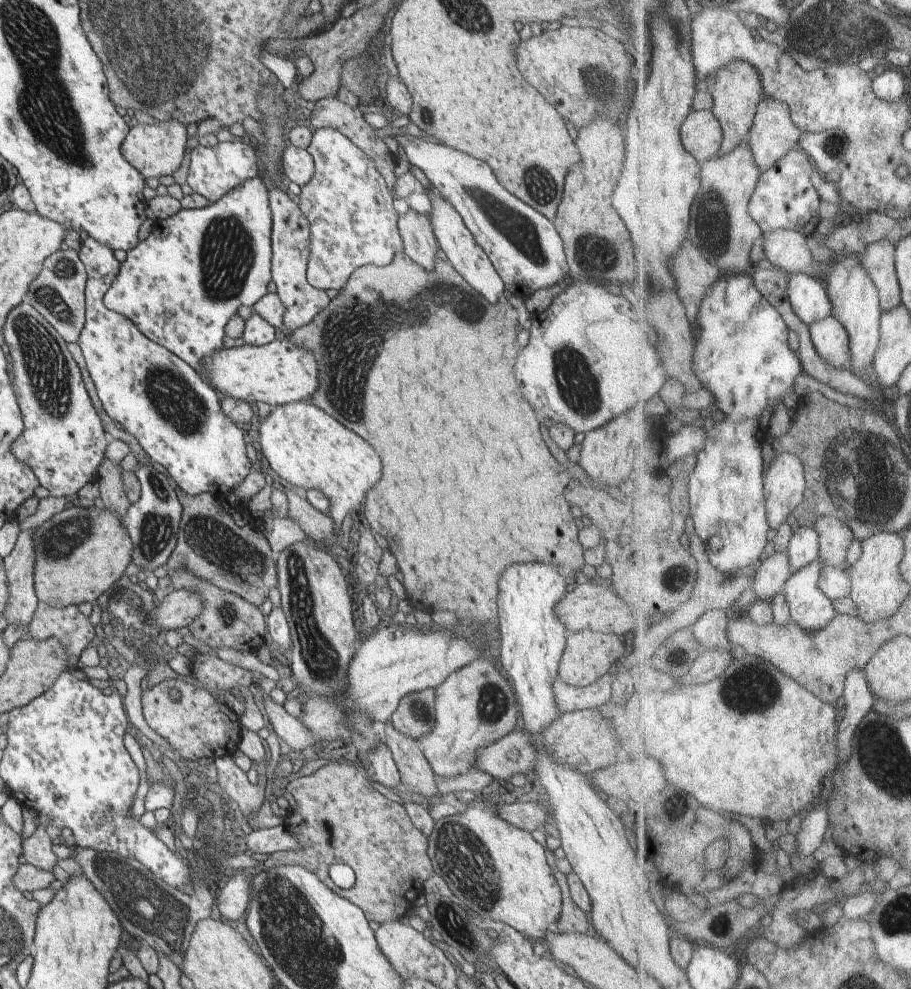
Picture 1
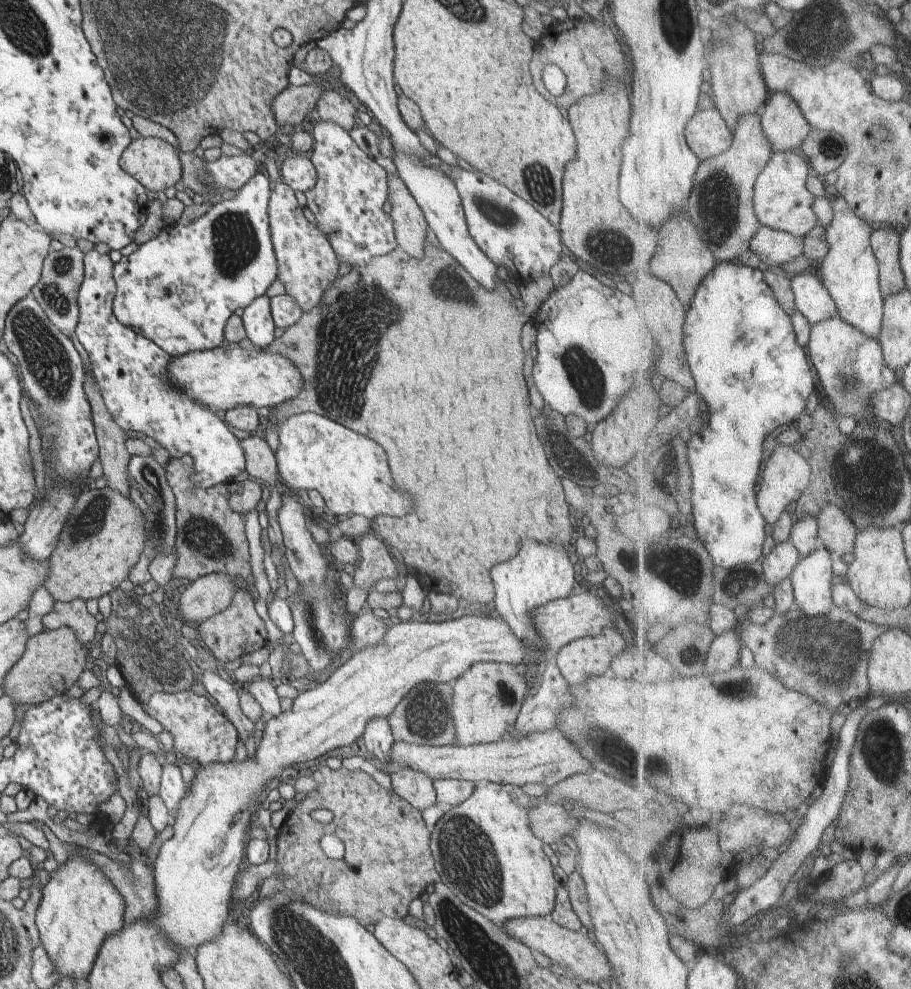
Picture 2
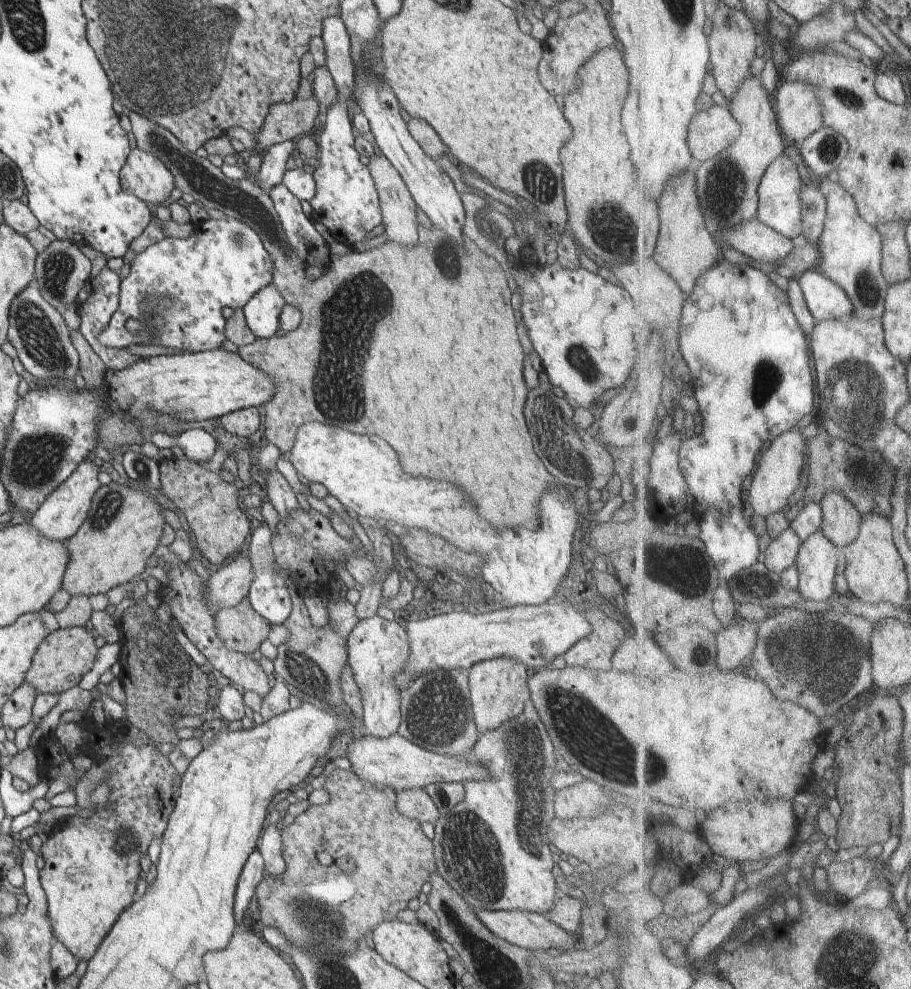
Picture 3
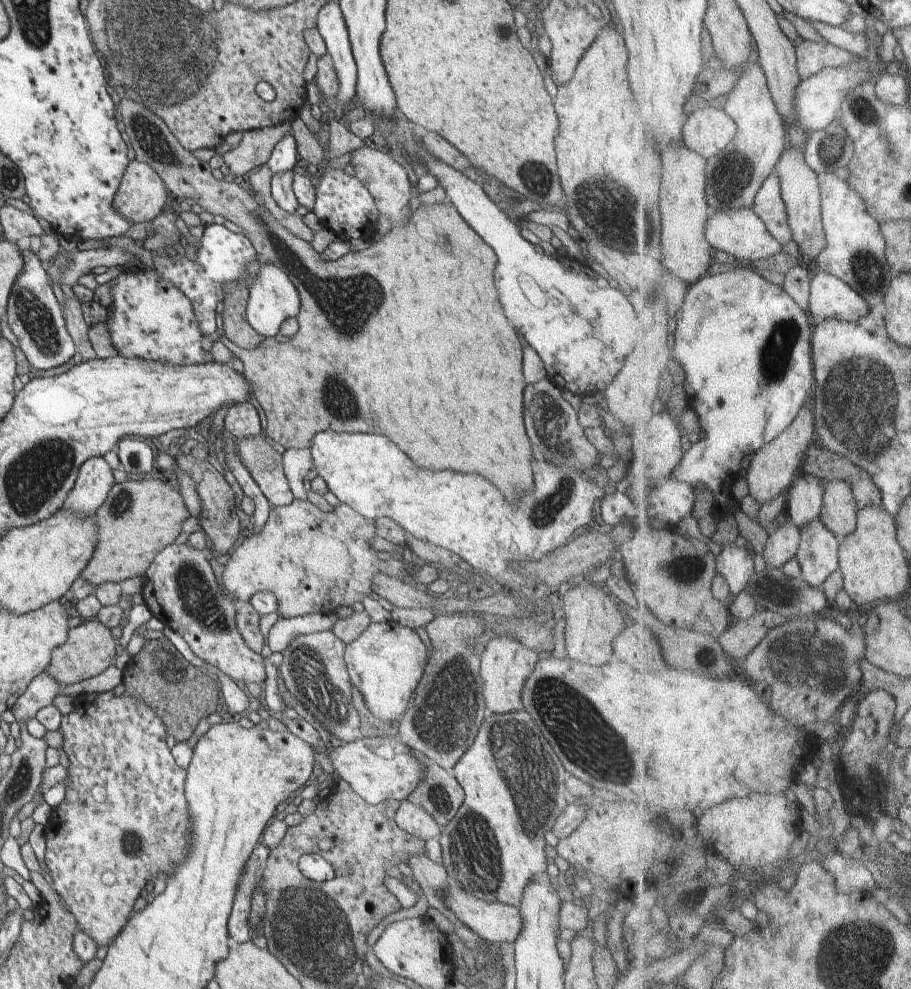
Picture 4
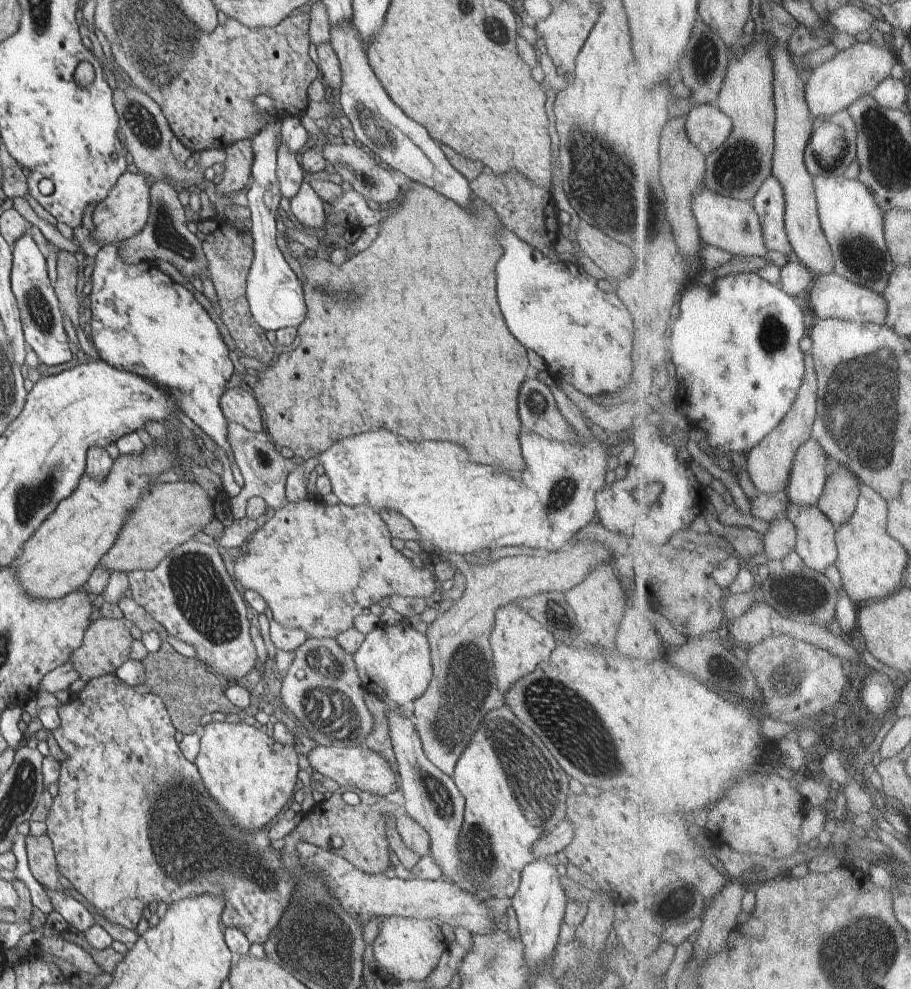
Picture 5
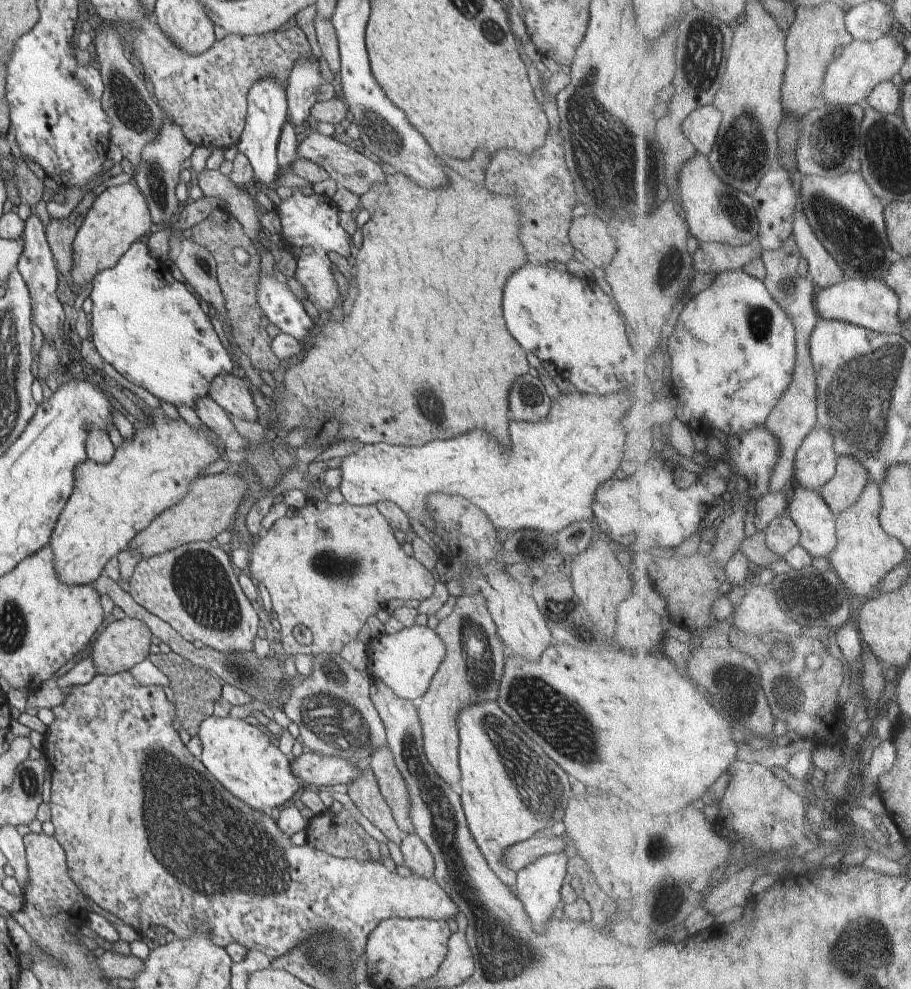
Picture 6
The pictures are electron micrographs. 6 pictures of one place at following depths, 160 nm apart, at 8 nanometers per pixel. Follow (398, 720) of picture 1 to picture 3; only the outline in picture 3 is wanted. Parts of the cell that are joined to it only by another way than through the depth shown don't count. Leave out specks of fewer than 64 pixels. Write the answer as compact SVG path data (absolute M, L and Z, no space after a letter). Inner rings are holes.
M440 670L417 676L408 687L401 688L401 722L397 735L436 754L459 756L469 750L480 736L471 718L468 701L468 671Z

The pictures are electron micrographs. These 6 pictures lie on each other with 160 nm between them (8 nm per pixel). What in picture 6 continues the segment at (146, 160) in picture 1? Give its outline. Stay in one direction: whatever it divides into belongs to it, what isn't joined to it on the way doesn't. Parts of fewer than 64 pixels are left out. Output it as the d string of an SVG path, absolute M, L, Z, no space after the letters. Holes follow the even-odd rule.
M131 180L128 184L110 186L100 194L90 208L86 219L73 241L74 266L72 280L78 289L93 283L94 276L104 268L112 268L118 258L141 238L145 239L153 231L150 212L144 194L137 184Z

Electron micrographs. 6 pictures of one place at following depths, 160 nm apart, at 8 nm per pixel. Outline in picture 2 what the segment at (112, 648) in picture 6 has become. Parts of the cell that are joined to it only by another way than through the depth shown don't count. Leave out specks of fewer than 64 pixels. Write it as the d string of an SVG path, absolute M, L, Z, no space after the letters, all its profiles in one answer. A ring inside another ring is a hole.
M68 627L41 631L28 639L26 650L5 678L5 694L18 704L38 705L65 694L89 666L91 651Z

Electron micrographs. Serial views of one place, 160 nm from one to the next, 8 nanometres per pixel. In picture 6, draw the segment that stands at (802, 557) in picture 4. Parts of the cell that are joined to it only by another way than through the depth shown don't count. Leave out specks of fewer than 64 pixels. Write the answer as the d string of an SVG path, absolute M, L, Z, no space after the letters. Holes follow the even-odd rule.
M796 482L795 497L789 507L796 523L802 528L802 543L814 558L830 558L841 541L838 534L838 514L823 494Z

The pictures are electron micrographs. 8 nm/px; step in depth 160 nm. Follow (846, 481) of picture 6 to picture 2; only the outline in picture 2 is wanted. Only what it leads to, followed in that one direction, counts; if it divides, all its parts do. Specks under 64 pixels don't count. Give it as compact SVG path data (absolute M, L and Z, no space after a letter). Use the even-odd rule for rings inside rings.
M830 504L819 519L822 538L837 558L855 552L862 529L844 508Z

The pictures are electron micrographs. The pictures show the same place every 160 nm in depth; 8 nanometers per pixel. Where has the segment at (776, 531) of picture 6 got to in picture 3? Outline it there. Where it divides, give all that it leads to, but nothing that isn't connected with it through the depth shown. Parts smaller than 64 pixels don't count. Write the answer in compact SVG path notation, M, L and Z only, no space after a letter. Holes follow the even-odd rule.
M790 528L780 538L777 538L766 551L767 566L774 572L784 573L797 565L804 548L804 540L800 534Z

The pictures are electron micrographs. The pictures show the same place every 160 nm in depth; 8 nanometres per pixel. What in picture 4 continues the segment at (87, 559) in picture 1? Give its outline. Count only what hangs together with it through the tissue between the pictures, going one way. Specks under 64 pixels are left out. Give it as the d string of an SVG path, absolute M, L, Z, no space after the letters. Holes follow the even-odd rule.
M161 473L143 476L139 481L115 483L94 514L98 542L80 578L97 588L100 584L116 584L144 575L158 552L180 536L182 523L189 516L178 485Z

